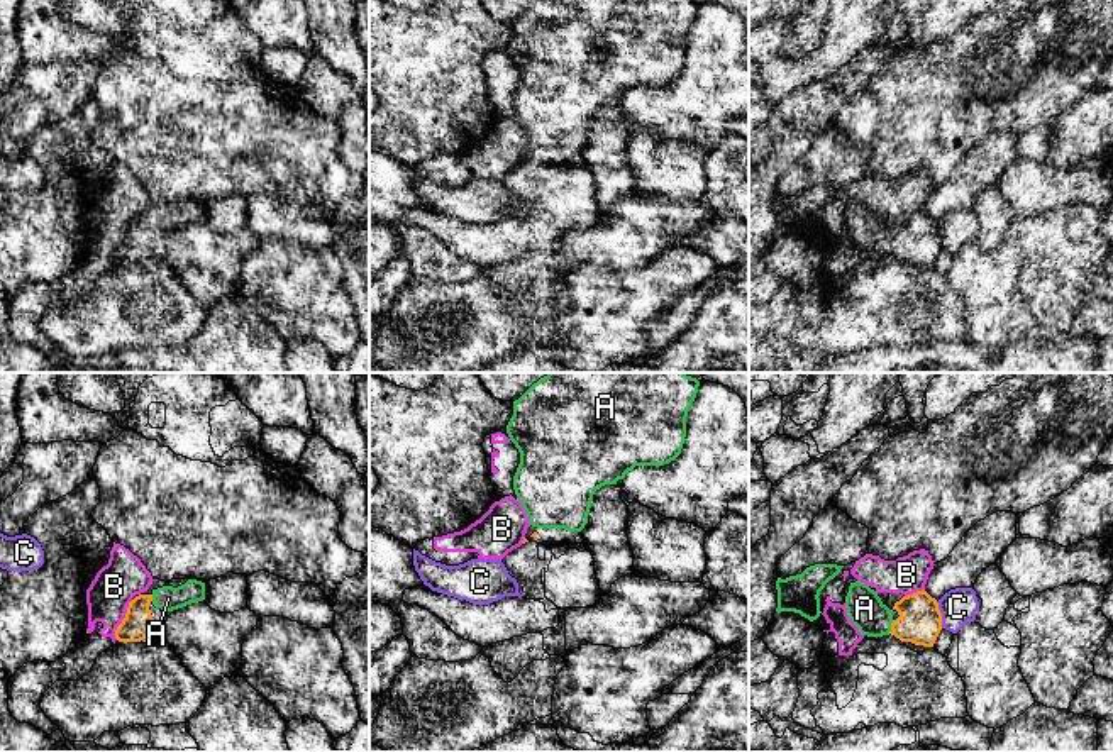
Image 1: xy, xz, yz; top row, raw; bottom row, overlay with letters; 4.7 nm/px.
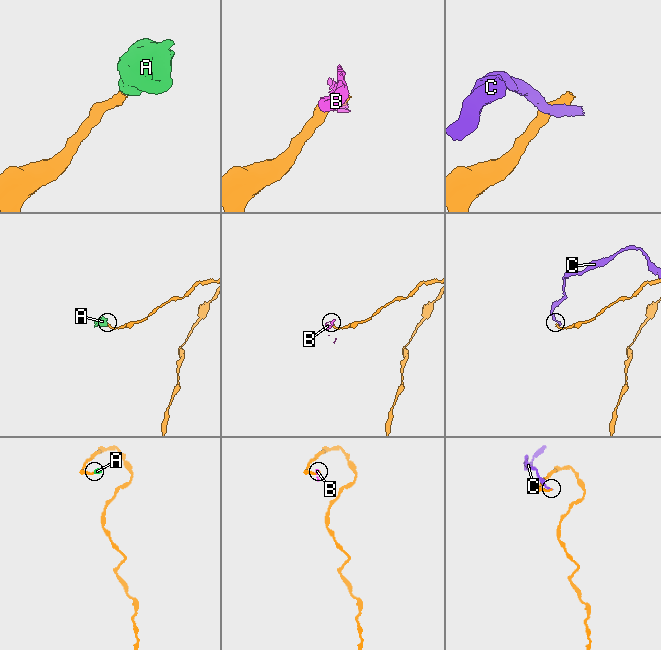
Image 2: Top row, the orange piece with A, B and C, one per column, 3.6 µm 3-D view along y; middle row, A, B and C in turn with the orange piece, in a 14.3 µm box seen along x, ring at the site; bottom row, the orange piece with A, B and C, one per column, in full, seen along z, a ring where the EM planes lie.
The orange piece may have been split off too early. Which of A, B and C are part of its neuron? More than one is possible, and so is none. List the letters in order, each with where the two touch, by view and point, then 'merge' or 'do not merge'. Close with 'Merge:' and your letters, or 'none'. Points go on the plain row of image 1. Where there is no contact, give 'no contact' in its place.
A: yz (891, 248) | merge
B: xy (122, 241) | do not merge
C: yz (941, 236) | do not merge
Merge: A

